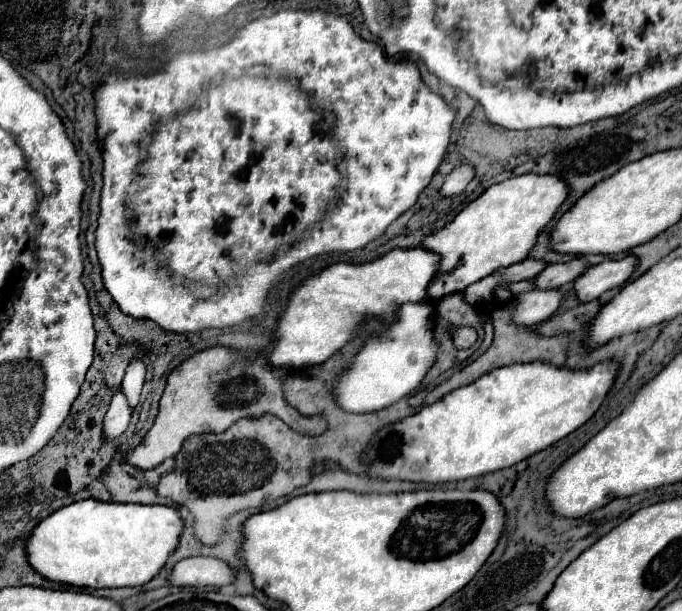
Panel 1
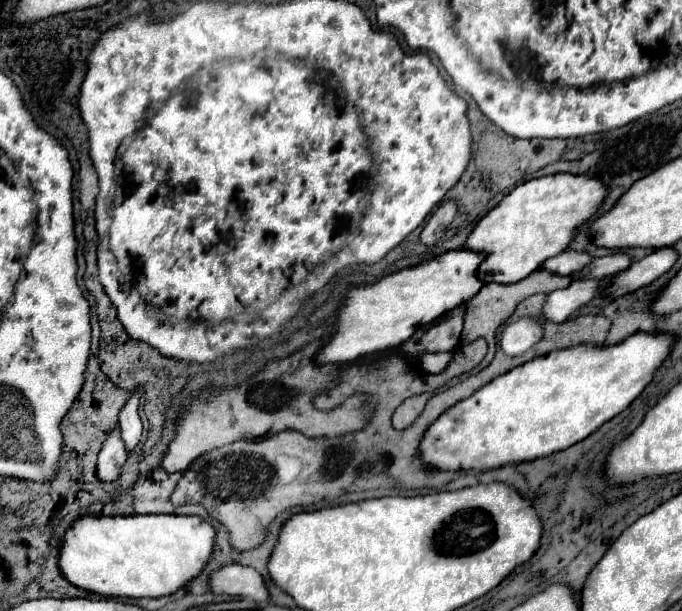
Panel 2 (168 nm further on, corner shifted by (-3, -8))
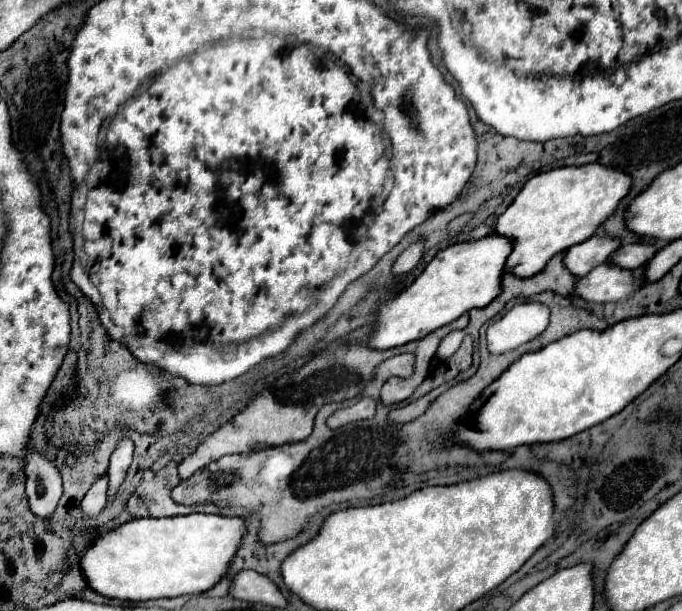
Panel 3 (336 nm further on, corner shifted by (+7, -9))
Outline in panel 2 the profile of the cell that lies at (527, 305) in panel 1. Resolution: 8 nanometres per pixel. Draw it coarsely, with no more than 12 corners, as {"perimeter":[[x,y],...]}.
{"perimeter":[[576,280],[548,294],[542,314],[564,322],[592,300],[598,282]]}

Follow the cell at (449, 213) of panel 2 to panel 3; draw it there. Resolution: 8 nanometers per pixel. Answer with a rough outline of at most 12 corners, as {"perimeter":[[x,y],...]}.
{"perimeter":[[424,243],[412,245],[392,265],[392,275],[412,271],[422,257]]}

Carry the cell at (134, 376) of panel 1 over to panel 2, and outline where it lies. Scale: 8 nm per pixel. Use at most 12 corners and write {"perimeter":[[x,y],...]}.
{"perimeter":[[134,392],[118,420],[128,452],[138,446],[140,394]]}

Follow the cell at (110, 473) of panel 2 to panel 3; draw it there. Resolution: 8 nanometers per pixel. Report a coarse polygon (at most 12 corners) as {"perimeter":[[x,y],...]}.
{"perimeter":[[106,475],[82,499],[86,519],[96,519],[106,507]]}

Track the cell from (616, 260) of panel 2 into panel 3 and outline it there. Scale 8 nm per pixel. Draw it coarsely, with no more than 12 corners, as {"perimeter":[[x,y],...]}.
{"perimeter":[[630,243],[614,251],[608,261],[624,269],[646,265],[658,247]]}

